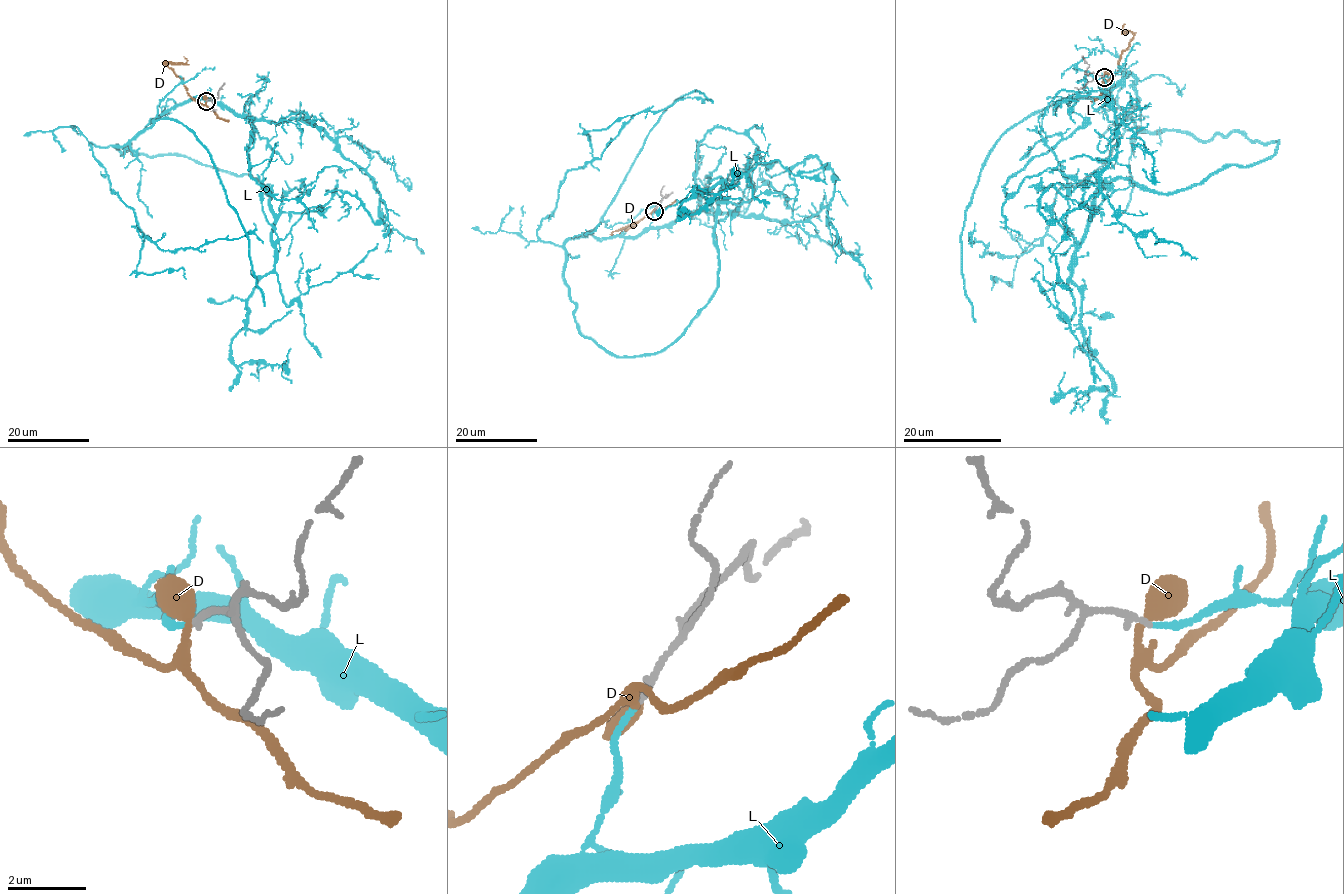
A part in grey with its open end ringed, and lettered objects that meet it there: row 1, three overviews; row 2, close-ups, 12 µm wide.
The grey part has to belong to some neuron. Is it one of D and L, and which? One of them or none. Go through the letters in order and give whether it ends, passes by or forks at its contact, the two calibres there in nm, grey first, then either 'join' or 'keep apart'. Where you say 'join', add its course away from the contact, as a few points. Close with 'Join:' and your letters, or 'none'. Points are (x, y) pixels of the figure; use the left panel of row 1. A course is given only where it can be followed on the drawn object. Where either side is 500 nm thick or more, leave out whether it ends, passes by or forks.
D: it forks | 160/280 nm | keep apart
L: it ends | 150/120 nm | join | via (206, 100), (116, 146), (250, 174), (271, 198), (267, 186), (275, 267), (231, 354), (285, 365), (290, 348)
Join: L

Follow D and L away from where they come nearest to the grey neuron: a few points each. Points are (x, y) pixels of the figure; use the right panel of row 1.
D: (1104, 75), (1103, 79), (1106, 81), (1115, 74), (1122, 52), (1133, 37), (1128, 31), (1122, 32), (1125, 24)
L: (1104, 76), (1135, 79), (1137, 130), (1278, 141), (1094, 197), (1070, 280), (1112, 389), (1065, 372)

